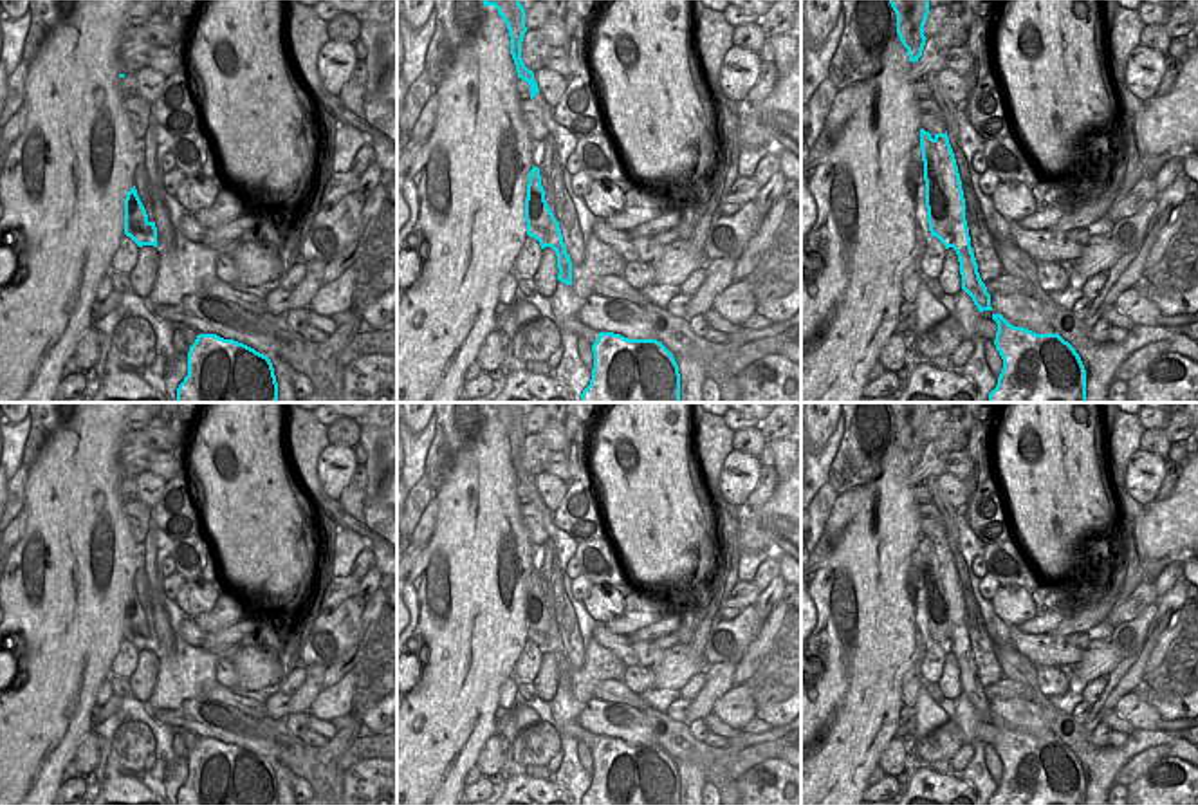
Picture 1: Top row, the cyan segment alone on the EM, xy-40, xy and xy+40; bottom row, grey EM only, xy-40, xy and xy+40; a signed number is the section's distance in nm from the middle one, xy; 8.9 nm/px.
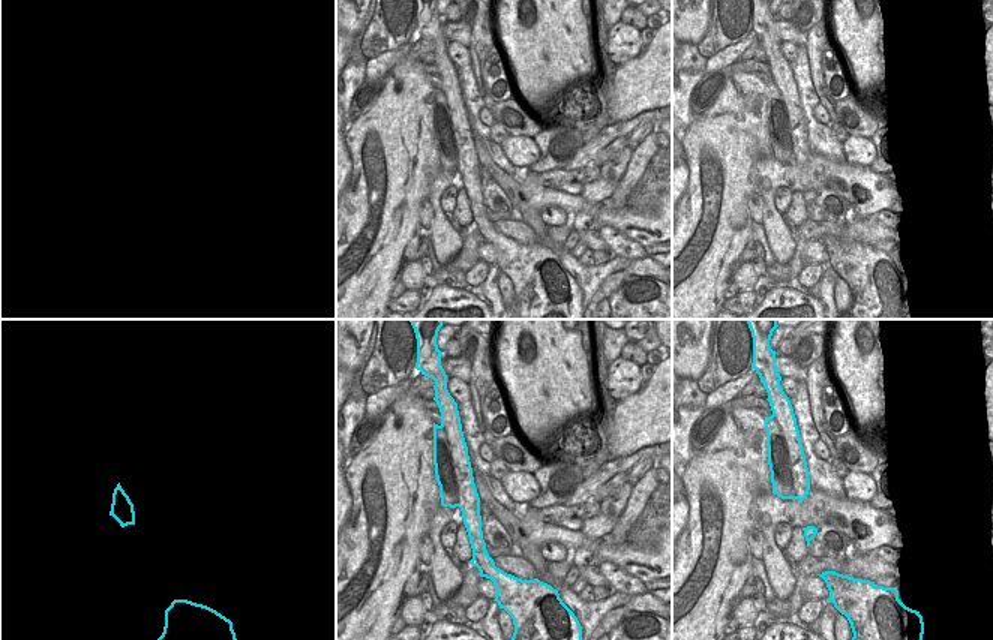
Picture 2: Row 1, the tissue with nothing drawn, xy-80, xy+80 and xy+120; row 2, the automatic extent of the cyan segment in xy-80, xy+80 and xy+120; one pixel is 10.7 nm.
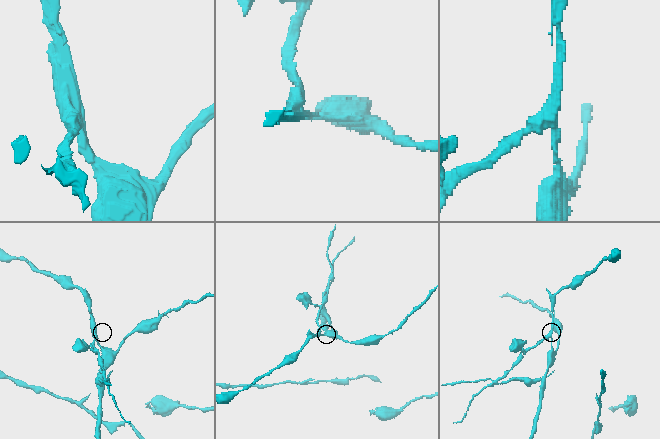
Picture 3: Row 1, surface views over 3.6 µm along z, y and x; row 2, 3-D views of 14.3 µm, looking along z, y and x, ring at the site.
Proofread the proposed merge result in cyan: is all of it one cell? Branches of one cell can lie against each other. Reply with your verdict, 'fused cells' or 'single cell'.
fused cells

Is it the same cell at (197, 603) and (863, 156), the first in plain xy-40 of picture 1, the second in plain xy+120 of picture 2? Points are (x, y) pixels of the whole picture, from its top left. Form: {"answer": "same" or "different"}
{"answer": "same"}

